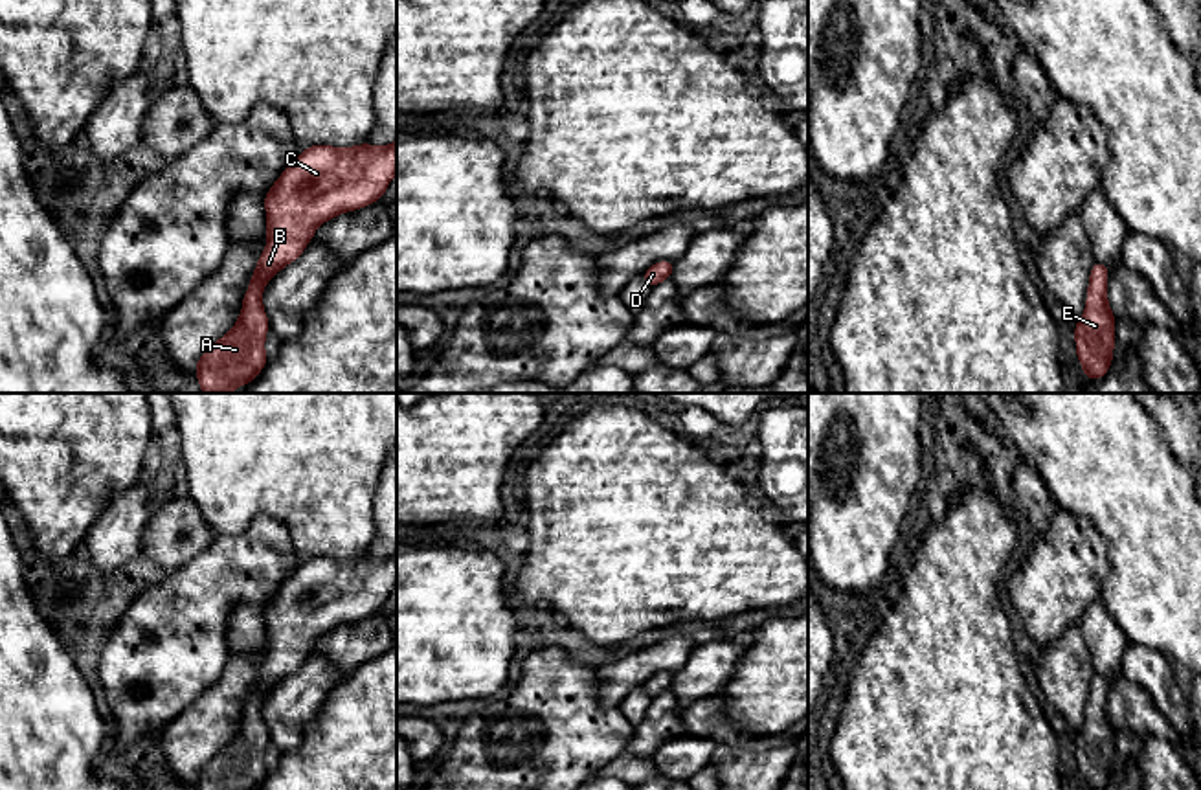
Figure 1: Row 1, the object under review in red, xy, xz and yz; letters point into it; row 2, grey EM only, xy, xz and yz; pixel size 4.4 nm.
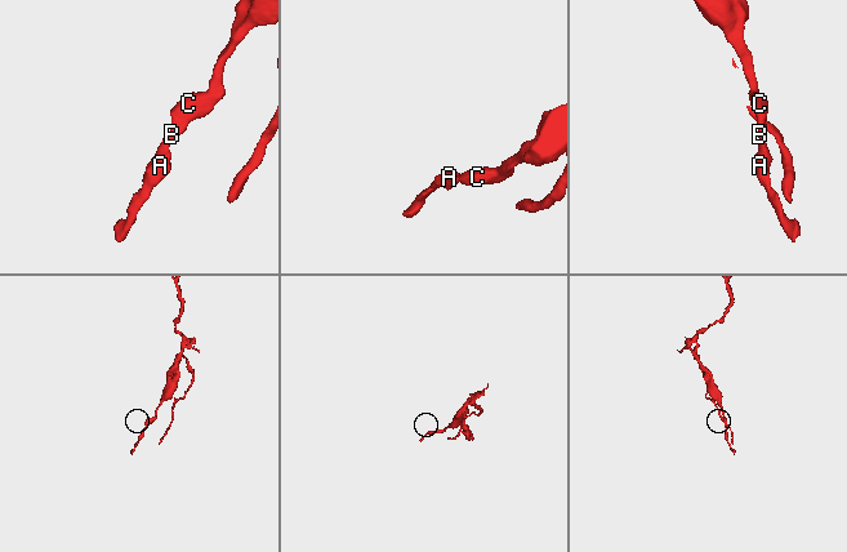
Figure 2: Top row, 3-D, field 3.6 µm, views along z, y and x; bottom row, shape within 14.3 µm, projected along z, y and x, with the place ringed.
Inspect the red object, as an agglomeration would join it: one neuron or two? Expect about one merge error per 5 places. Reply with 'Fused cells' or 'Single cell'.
Single cell

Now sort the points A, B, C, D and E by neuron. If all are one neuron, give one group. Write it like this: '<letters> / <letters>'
A B C D E

